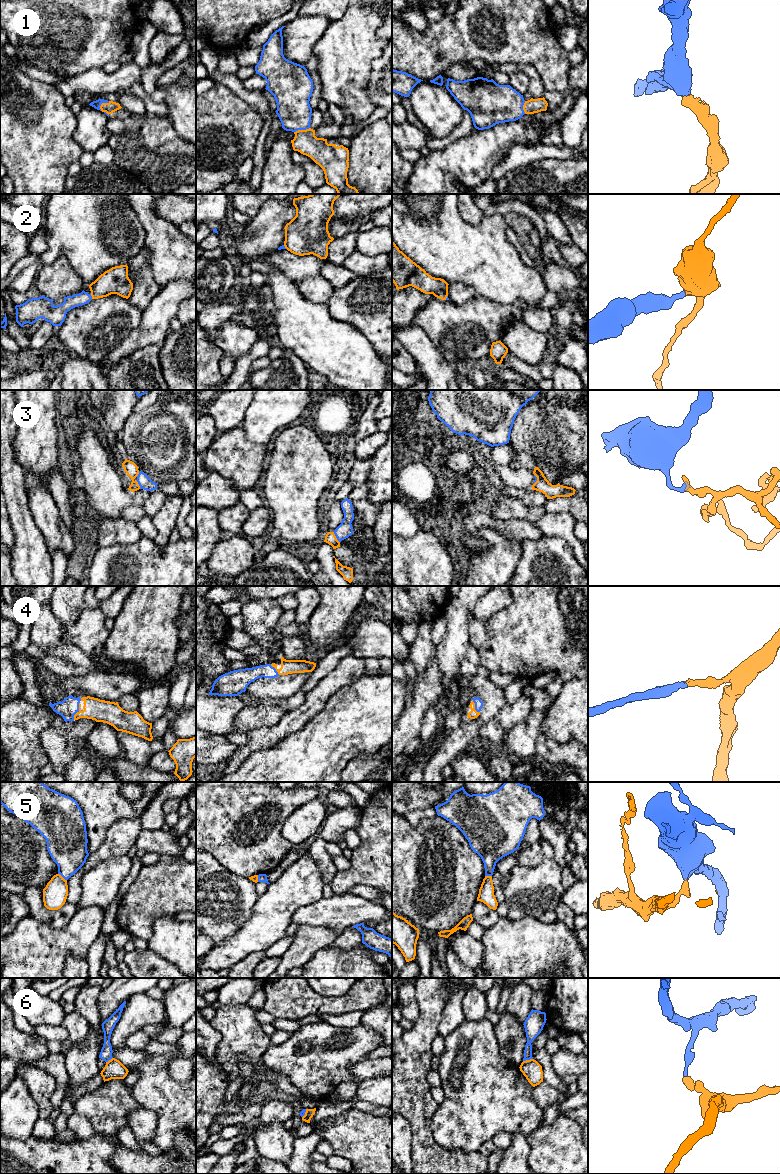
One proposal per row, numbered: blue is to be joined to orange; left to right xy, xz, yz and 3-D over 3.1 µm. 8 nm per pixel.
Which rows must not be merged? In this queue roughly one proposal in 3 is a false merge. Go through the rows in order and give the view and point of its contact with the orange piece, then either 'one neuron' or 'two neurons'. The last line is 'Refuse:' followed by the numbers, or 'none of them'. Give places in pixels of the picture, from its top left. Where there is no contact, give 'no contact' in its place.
1: meets orange in xy at (102, 103); one neuron
2: meets orange in xy at (91, 295); two neurons
3: meets orange in xz at (335, 537); two neurons
4: meets orange in xy at (79, 711); one neuron
5: meets orange in xy at (61, 876); two neurons
6: meets orange in yz at (527, 1060); two neurons
Refuse: 2, 3, 5, 6

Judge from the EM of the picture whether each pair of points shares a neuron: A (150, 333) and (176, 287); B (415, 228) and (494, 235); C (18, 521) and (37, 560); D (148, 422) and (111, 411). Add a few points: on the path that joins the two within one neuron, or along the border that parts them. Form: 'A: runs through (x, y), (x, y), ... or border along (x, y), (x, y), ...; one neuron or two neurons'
A: runs through (155, 322), (157, 315), (169, 298); one neuron
B: runs through (435, 235), (474, 235); one neuron
C: runs through (25, 531), (29, 550); one neuron
D: border along (138, 400), (119, 434); two neurons

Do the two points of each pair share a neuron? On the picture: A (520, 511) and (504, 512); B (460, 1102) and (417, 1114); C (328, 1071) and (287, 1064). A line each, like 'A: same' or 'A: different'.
A: same
B: different
C: same

